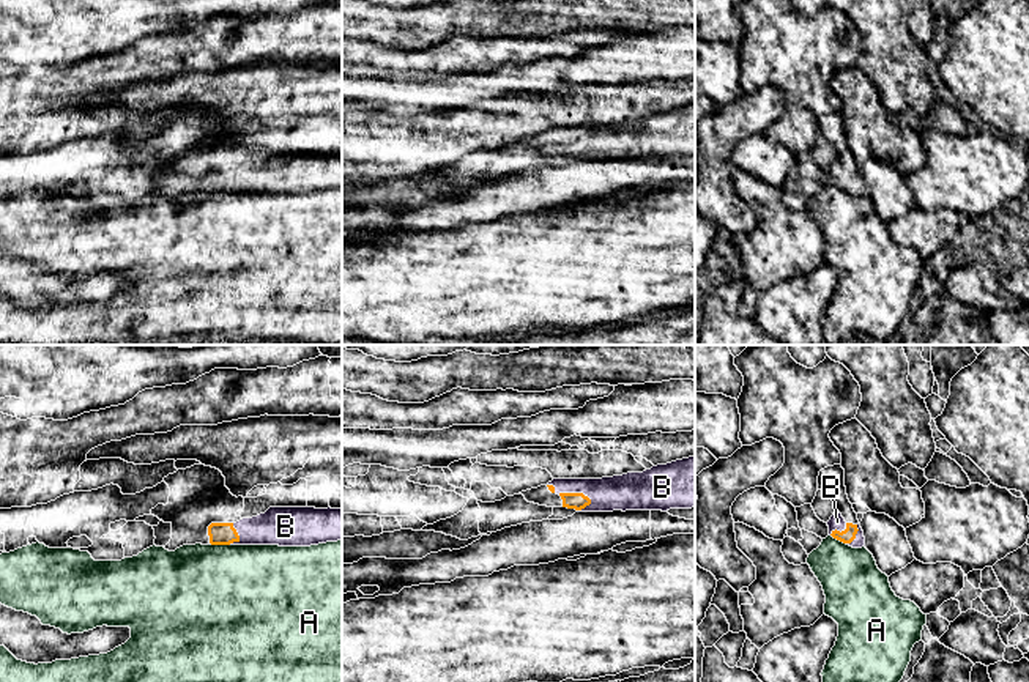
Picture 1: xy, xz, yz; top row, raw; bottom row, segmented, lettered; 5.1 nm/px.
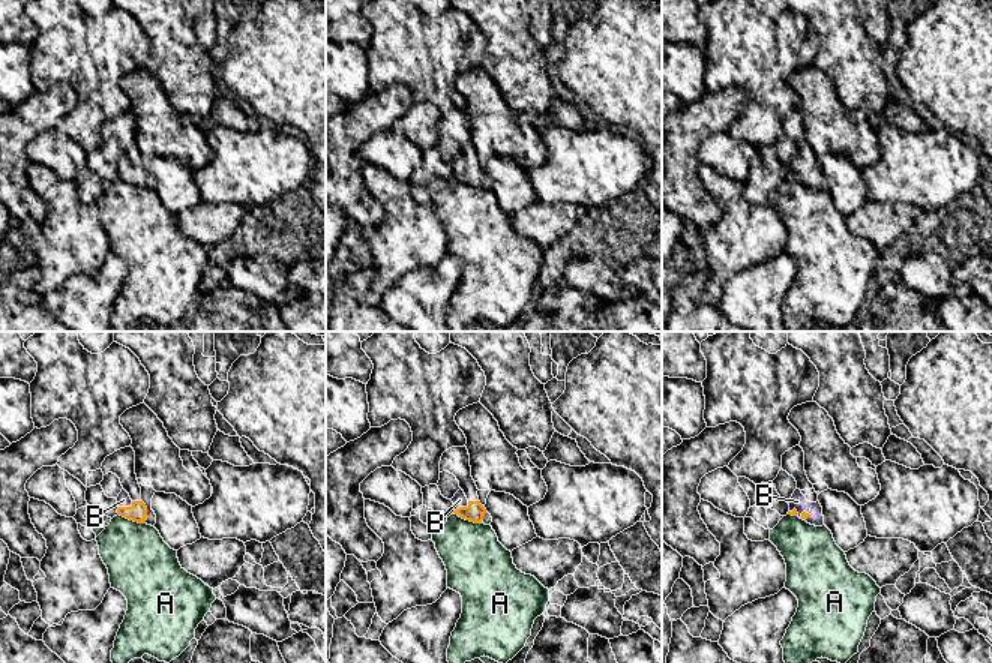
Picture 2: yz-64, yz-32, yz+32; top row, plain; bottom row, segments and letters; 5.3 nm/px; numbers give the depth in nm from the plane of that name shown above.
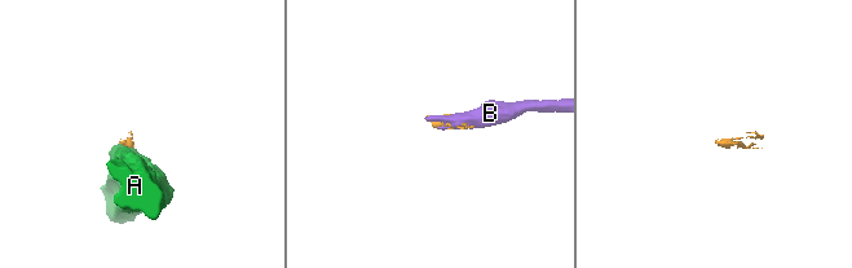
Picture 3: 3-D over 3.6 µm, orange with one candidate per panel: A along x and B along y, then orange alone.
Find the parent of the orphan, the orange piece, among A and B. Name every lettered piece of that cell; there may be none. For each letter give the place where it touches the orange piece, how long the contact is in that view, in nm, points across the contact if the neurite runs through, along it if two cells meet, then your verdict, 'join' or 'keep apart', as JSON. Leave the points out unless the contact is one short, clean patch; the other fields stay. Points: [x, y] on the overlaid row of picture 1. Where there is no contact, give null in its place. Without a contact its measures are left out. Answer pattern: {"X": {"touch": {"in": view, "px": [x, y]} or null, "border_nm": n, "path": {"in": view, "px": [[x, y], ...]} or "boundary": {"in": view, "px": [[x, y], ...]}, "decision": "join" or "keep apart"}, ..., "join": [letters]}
{"A": {"touch": {"in": "xy", "px": [219, 544]}, "border_nm": 110, "boundary": {"in": "xy", "px": [[210, 542], [229, 545]]}, "decision": "keep apart"}, "B": {"touch": {"in": "xz", "px": [575, 493]}, "border_nm": 180, "decision": "keep apart"}, "join": []}

